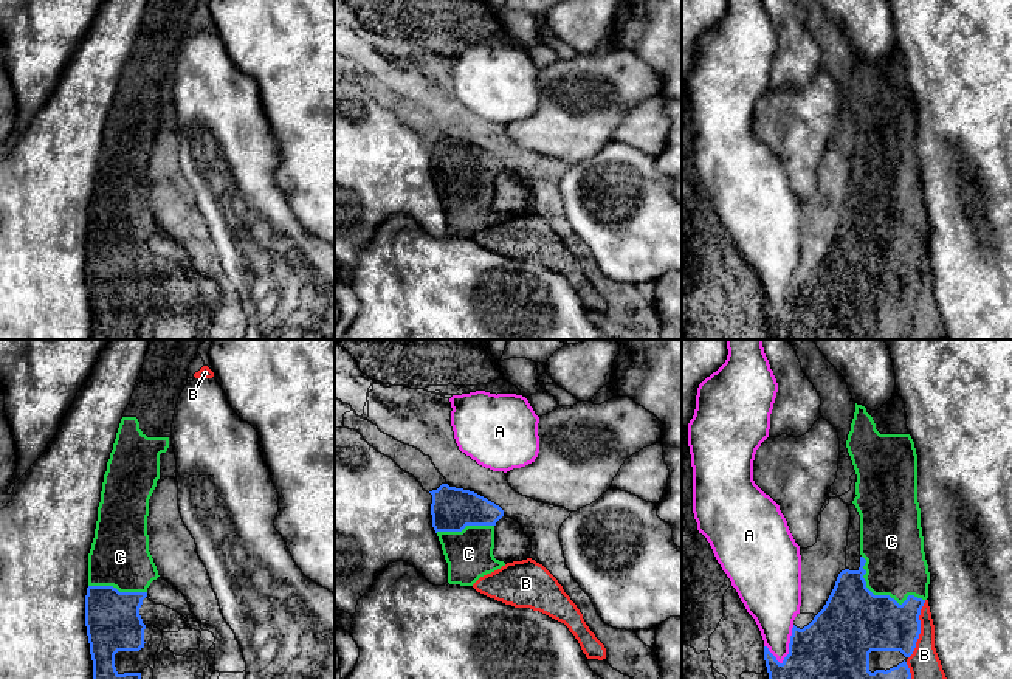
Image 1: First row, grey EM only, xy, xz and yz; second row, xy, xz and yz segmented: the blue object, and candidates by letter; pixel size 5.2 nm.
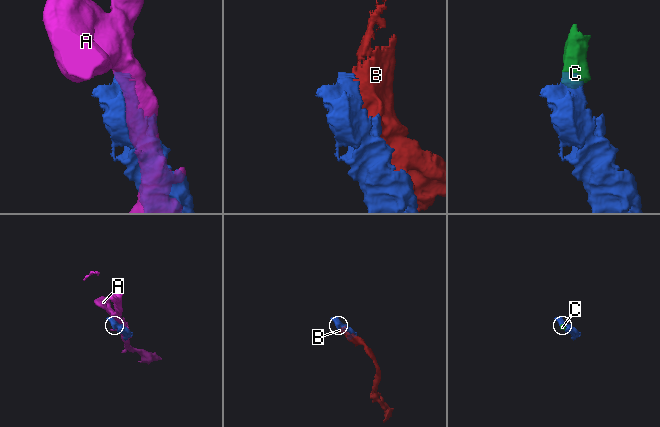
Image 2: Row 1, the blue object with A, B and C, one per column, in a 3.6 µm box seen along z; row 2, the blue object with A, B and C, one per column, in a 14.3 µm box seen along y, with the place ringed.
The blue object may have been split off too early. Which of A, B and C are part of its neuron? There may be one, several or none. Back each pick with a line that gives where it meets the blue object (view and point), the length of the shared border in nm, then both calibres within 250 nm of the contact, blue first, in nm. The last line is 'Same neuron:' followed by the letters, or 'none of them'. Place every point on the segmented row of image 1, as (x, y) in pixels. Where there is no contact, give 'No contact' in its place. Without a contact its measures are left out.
C: Touches blue at yz (881, 596). Shared border 400 nm. Thickness 360 nm (blue) against 320 nm
Same neuron: C

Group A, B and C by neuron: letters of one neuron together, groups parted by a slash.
A / B / C

